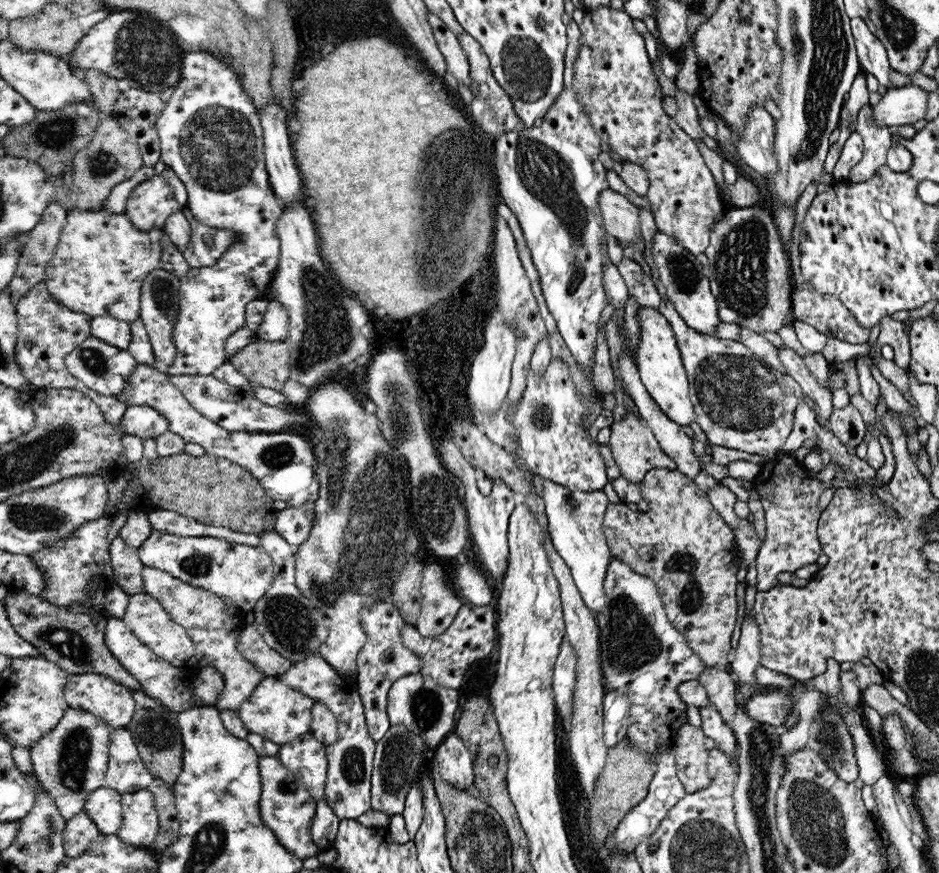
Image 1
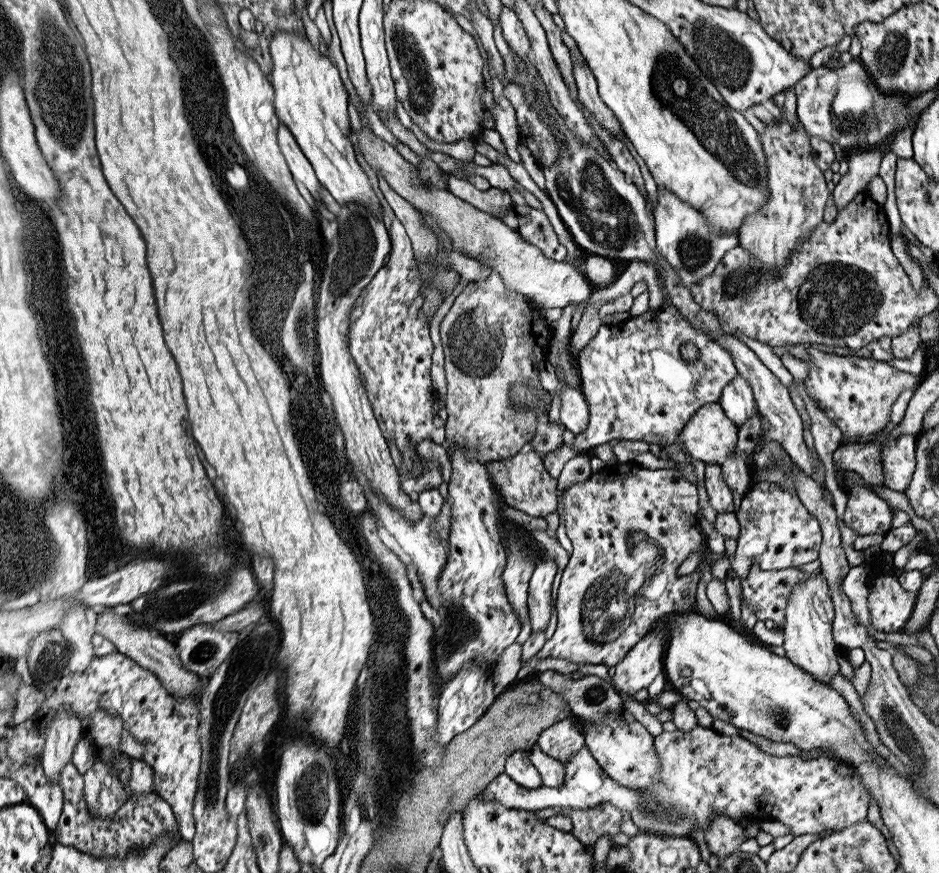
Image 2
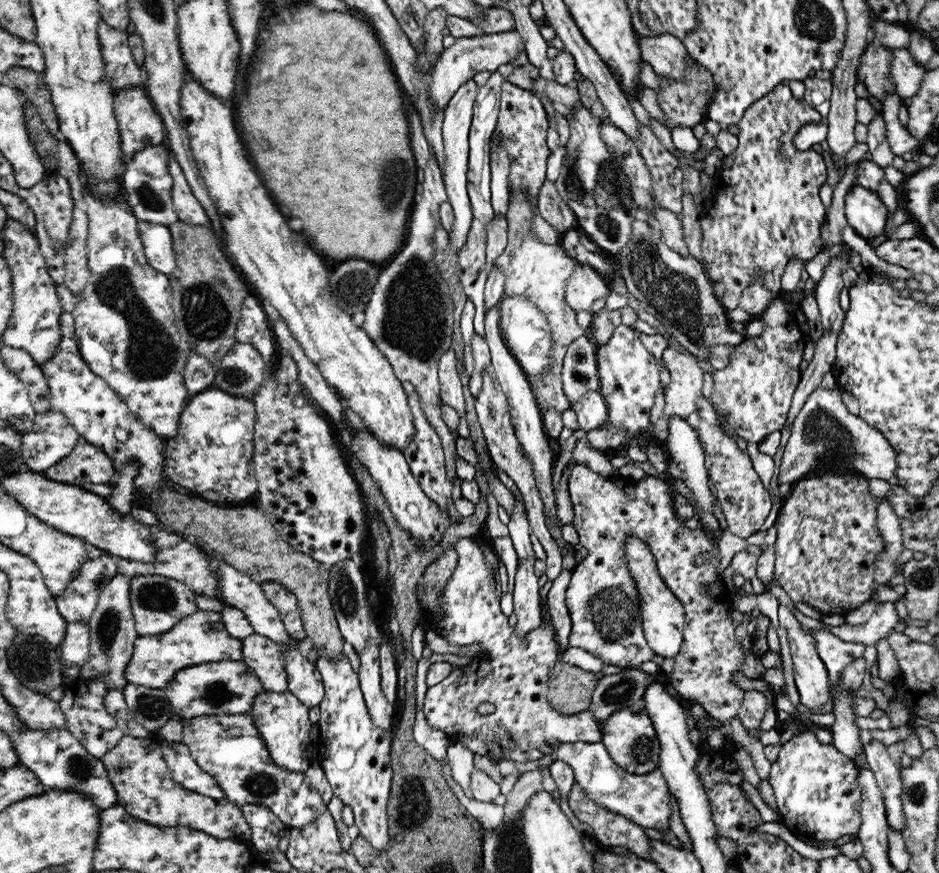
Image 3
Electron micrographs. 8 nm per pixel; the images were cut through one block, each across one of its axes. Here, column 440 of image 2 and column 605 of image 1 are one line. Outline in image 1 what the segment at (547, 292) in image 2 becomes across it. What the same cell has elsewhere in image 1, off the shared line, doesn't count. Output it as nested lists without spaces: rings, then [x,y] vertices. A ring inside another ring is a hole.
[[[610,186],[600,194],[600,210],[604,216],[604,228],[612,234],[620,246],[636,248],[636,238],[640,236],[640,208],[634,206],[624,194],[614,192]]]

